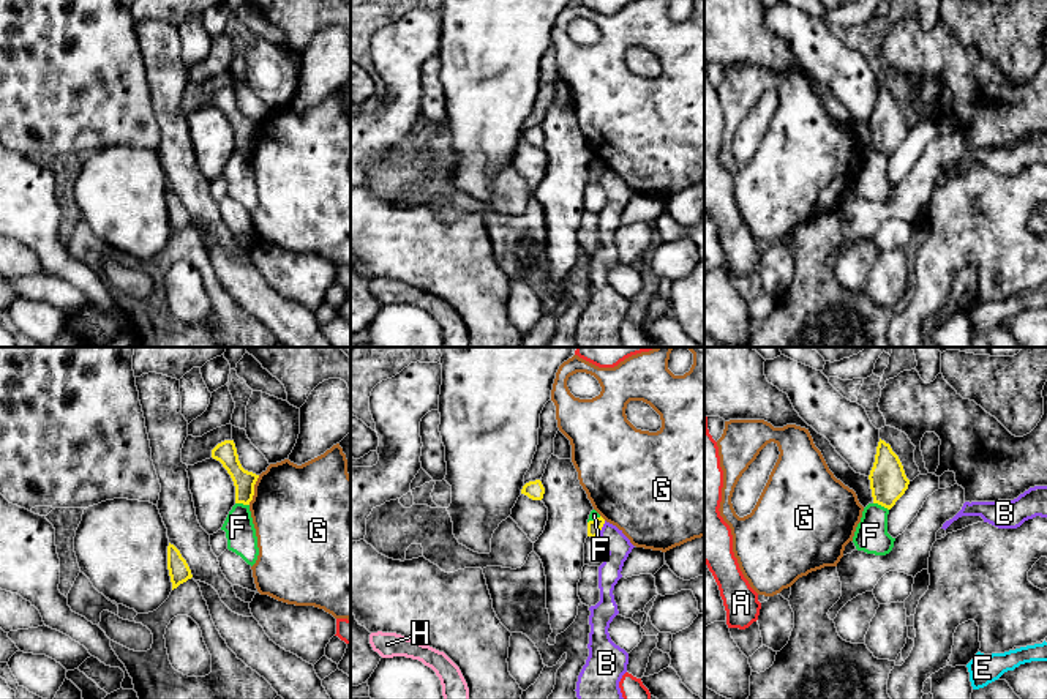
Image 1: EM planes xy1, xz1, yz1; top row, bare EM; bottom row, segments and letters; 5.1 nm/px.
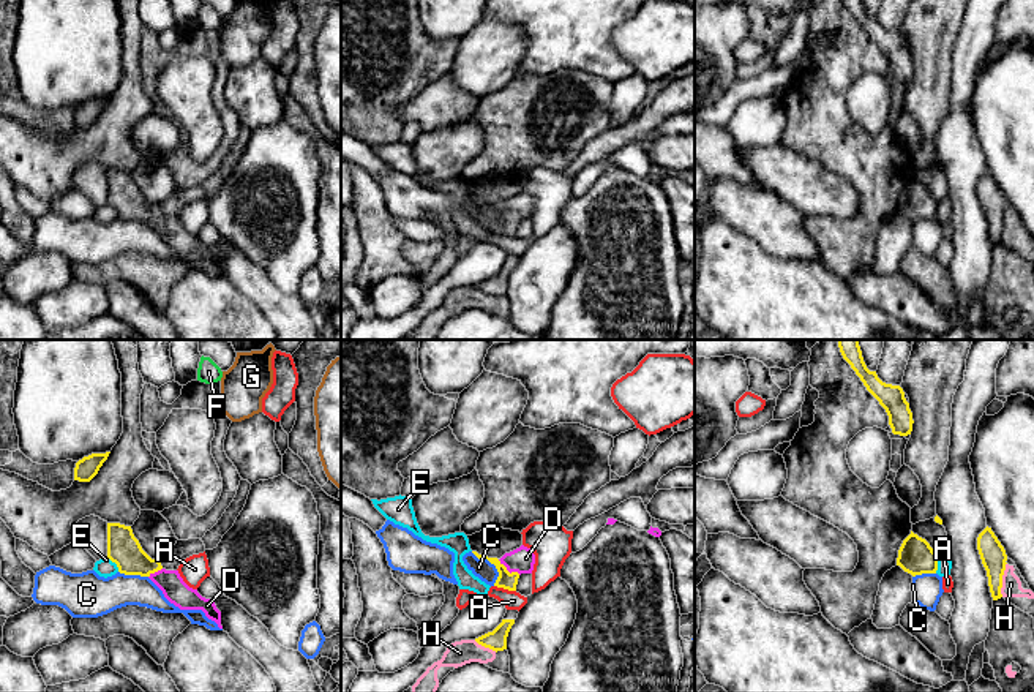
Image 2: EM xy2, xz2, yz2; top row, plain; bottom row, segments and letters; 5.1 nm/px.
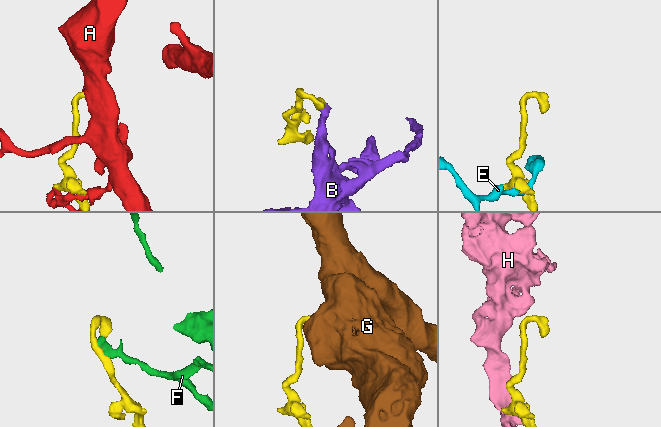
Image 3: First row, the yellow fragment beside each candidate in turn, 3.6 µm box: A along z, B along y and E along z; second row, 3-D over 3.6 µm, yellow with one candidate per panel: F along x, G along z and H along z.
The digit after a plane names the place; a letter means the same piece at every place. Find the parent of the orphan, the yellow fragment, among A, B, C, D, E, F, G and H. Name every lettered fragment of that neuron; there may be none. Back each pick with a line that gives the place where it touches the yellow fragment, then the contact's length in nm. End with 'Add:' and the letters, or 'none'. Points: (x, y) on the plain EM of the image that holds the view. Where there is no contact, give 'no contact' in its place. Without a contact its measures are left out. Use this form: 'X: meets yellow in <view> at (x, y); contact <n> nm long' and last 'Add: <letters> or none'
D: meets yellow in xz2 at (507, 217); contact 140 nm long
Add: D

